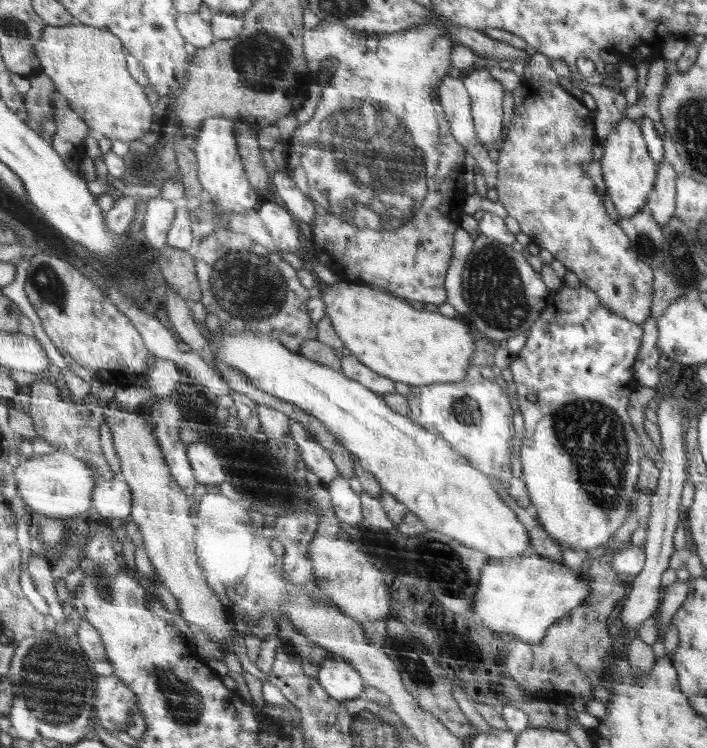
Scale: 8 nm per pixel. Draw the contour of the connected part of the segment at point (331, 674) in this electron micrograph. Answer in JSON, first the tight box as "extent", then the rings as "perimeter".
{"extent":[316,656,362,700],"perimeter":[[[335,656],[325,659],[320,664],[316,679],[336,700],[352,700],[362,692],[360,675],[349,661]]]}

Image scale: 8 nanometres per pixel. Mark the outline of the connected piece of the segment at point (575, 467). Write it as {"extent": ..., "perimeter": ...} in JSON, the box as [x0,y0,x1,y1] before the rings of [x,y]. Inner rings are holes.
{"extent":[509,281,646,551],"perimeter":[[[562,281],[562,286],[552,291],[549,307],[541,312],[540,318],[533,324],[531,330],[527,332],[527,341],[524,348],[520,352],[511,354],[509,368],[513,374],[513,382],[516,384],[516,397],[525,424],[519,452],[523,466],[522,479],[526,481],[526,486],[529,488],[530,500],[532,500],[532,506],[535,507],[534,510],[537,512],[538,522],[558,546],[586,551],[596,549],[596,546],[604,545],[610,541],[612,534],[615,534],[624,525],[633,509],[633,501],[638,495],[637,487],[641,474],[638,462],[641,462],[646,452],[638,446],[638,436],[636,436],[636,432],[634,432],[634,428],[632,428],[632,424],[628,420],[626,406],[628,406],[628,396],[636,388],[636,379],[631,368],[632,364],[636,362],[636,355],[640,350],[643,331],[643,325],[637,324],[636,321],[610,310],[609,306],[606,306],[601,301],[601,296],[584,283],[581,282],[578,287],[573,288],[566,285],[565,281]],[[528,394],[536,394],[536,401],[529,401],[526,397]]]}

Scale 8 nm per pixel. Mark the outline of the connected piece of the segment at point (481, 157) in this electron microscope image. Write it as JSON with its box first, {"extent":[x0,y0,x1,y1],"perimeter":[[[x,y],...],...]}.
{"extent":[438,75,497,188],"perimeter":[[[445,75],[438,85],[438,102],[445,112],[448,126],[452,136],[464,147],[466,152],[476,160],[476,166],[485,178],[487,188],[495,188],[497,183],[497,166],[490,159],[489,152],[477,139],[473,116],[471,115],[471,102],[459,78]]]}

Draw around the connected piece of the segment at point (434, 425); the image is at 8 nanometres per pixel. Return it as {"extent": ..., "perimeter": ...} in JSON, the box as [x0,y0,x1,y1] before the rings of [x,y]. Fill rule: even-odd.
{"extent":[406,366,530,509],"perimeter":[[[470,366],[468,374],[461,381],[453,383],[436,383],[431,385],[412,386],[406,397],[409,404],[407,416],[430,432],[437,433],[461,453],[474,468],[481,469],[490,478],[499,480],[504,490],[522,509],[528,509],[530,500],[524,484],[510,472],[510,442],[512,440],[512,408],[504,390],[494,382],[495,375],[489,366]],[[458,397],[474,398],[478,403],[481,420],[478,428],[465,425],[453,414],[452,403]]]}

